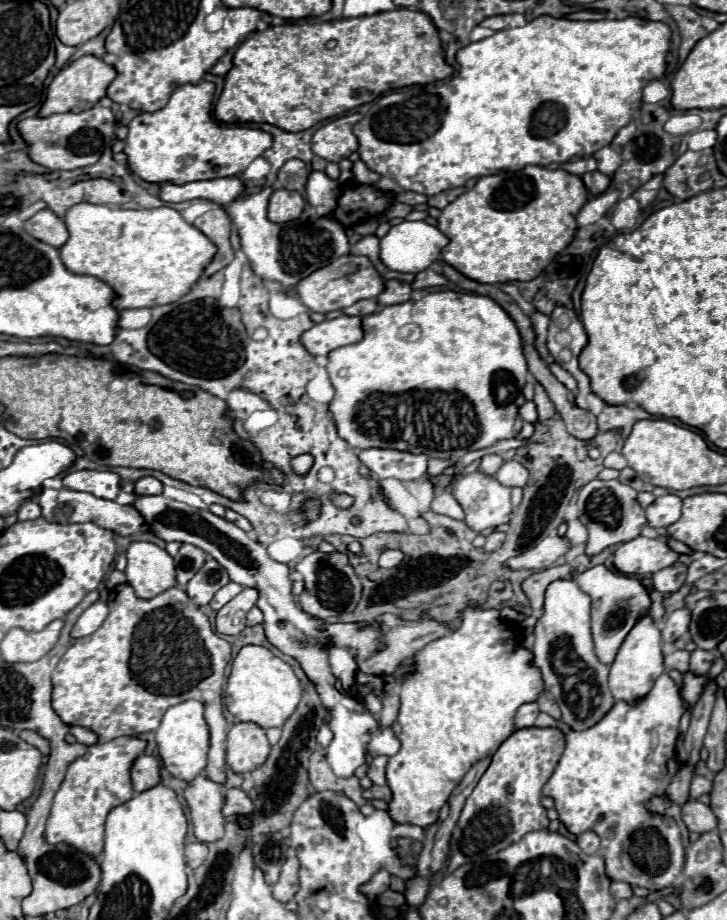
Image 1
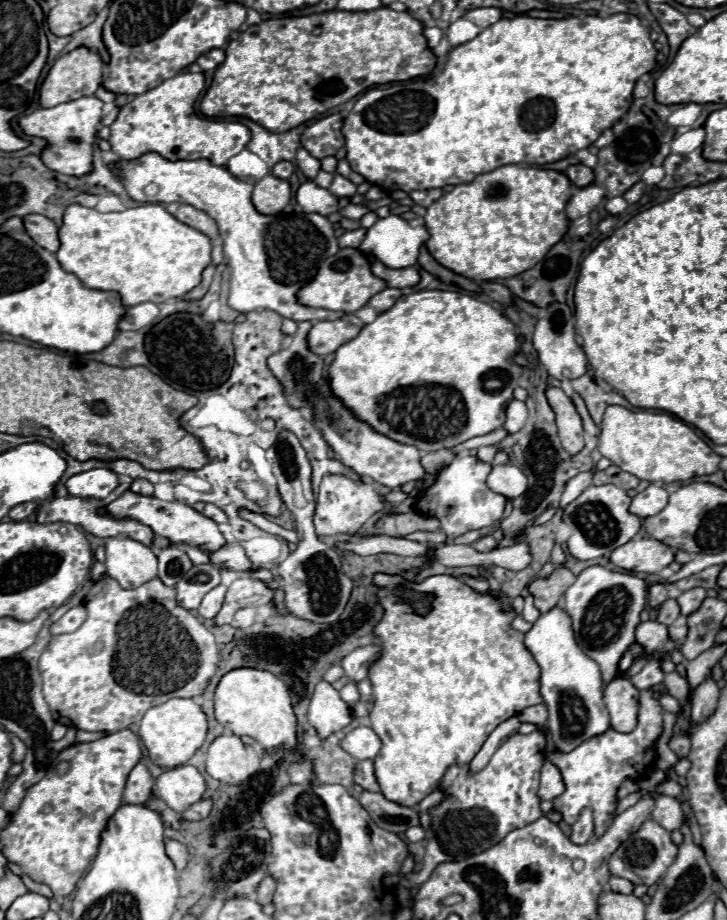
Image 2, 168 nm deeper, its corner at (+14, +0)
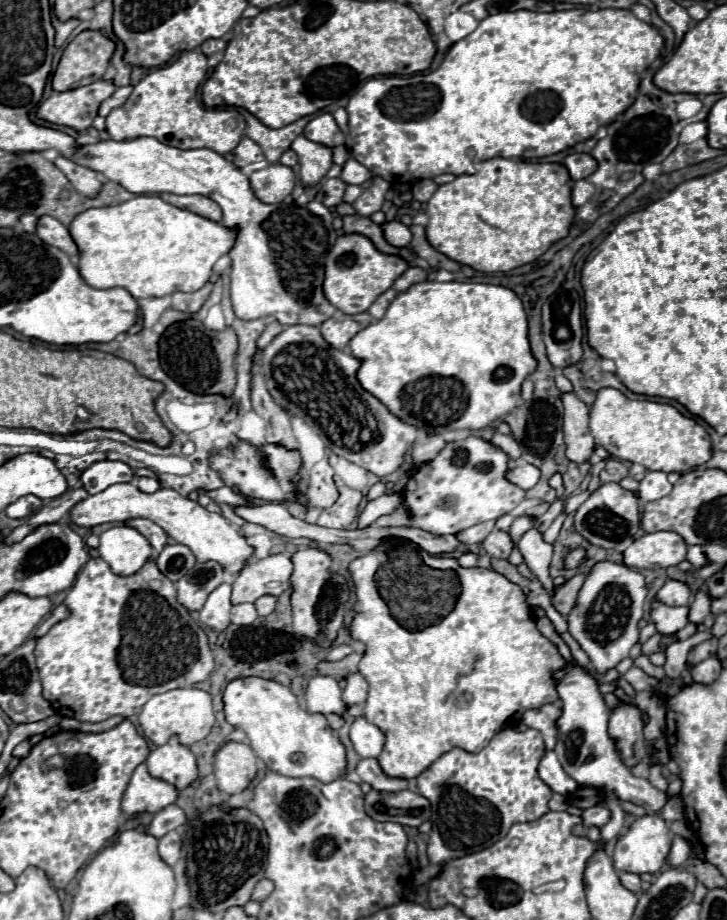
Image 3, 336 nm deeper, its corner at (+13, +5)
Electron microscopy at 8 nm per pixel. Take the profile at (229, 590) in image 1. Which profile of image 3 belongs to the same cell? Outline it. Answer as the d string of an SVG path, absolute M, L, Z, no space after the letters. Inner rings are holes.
M221 584L207 598L203 610L199 612L199 618L207 628L221 632L231 624L231 620L229 620L231 606L233 606L231 604L231 584Z

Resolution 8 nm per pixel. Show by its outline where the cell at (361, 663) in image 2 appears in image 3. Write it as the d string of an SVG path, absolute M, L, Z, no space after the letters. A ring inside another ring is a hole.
M355 652L349 654L349 656L345 656L339 662L323 660L323 662L317 664L317 672L325 674L325 676L333 676L333 678L345 678L345 676L357 672L357 662L359 660L361 660L361 654L355 654Z

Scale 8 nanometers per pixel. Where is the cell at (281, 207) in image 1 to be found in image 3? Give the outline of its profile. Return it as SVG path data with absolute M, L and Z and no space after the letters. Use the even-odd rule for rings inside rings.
M281 162L269 164L263 170L255 170L249 176L251 188L255 196L265 204L277 204L285 196L291 194L295 186L295 174L289 166L283 166Z

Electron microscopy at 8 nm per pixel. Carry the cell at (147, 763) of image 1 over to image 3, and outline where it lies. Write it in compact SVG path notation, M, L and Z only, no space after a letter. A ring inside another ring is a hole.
M139 764L123 794L123 814L127 818L143 812L157 814L165 806L173 804L177 800L177 794L179 792L173 784L153 778L145 770L145 764Z

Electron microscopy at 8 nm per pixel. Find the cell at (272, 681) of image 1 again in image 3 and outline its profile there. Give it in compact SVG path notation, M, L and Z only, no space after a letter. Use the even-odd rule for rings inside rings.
M265 678L233 680L225 688L223 702L227 722L247 734L249 746L269 770L295 778L311 776L323 784L347 774L345 746L329 728L325 716L309 714L299 708L297 698L291 690L285 690L285 686Z

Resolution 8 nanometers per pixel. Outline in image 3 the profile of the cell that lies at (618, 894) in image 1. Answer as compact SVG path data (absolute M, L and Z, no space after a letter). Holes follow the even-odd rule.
M619 872L619 880L621 880L621 884L623 884L627 890L631 890L631 892L635 892L635 894L641 892L641 878L639 878L637 874Z

